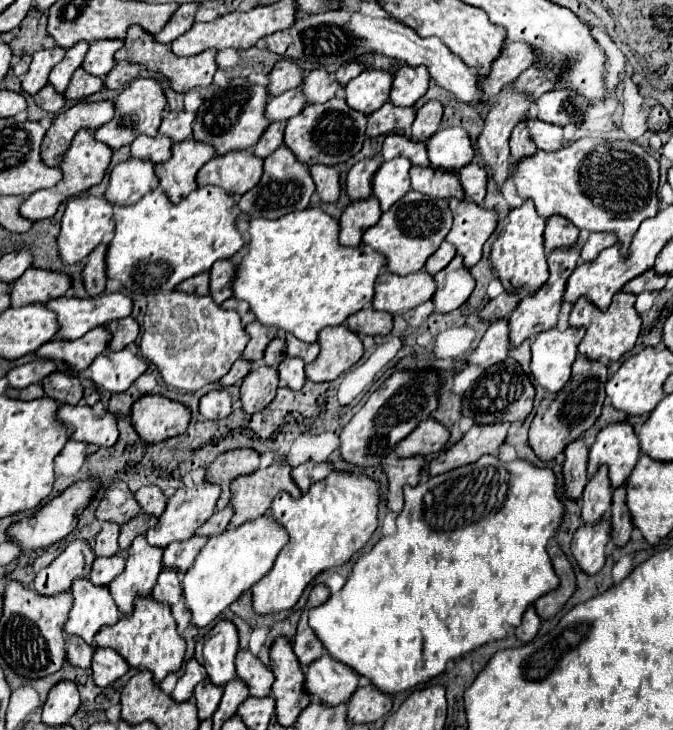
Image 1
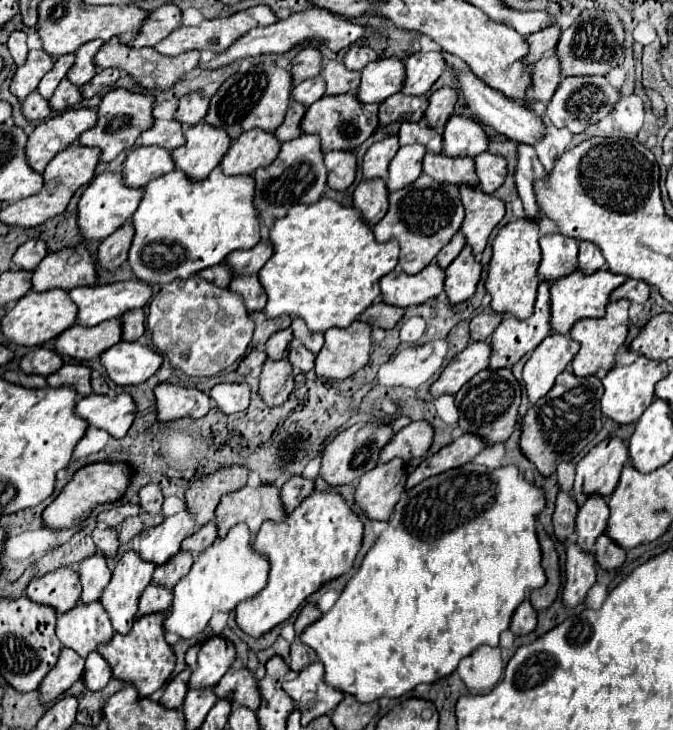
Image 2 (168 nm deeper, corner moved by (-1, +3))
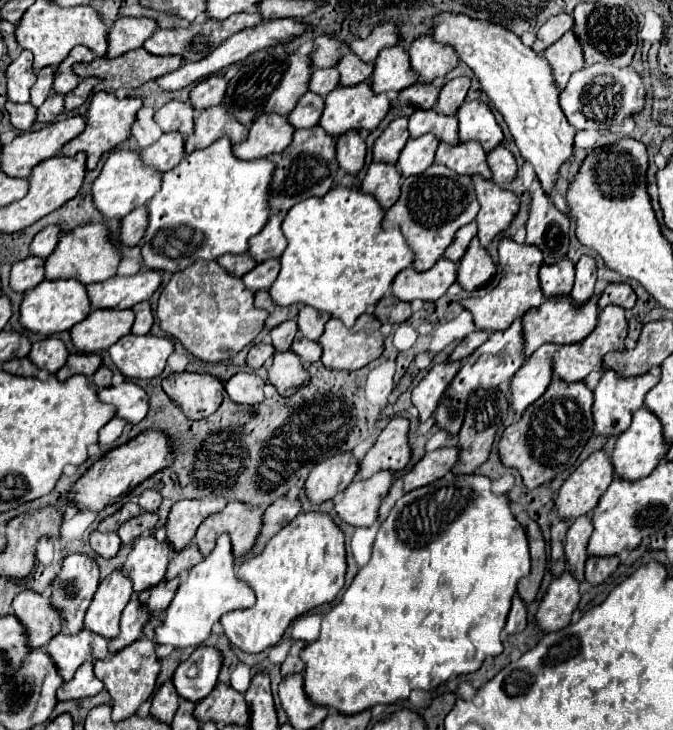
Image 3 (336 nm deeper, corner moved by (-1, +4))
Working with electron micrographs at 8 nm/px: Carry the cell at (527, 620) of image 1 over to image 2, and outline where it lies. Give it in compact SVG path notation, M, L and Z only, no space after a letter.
M526 599L514 613L512 617L512 625L510 625L510 631L514 635L528 635L536 629L536 623L538 623L538 615L534 611L534 607L530 605L530 601Z

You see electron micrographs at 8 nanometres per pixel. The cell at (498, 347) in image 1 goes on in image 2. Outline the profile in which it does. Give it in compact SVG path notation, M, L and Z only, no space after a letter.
M472 341L468 347L458 353L442 371L438 381L430 387L432 397L438 397L442 393L458 393L458 389L476 373L486 369L490 365L490 341Z

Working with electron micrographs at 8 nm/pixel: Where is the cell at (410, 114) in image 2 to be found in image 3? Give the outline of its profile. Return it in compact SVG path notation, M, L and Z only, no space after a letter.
M438 80L438 82L416 82L410 88L402 90L398 94L398 100L408 102L408 104L420 108L420 110L428 110L438 100L438 94L440 94L442 86L444 86L442 80Z

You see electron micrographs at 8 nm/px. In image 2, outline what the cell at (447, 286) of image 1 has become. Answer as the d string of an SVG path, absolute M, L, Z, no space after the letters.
M466 245L462 249L462 253L446 269L444 291L448 295L448 301L462 303L462 301L470 299L480 281L480 273L482 273L482 267L480 267L478 259L472 255L470 245Z

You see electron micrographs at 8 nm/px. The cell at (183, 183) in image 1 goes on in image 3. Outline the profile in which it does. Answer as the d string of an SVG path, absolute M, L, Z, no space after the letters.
M222 104L210 106L198 112L194 132L186 140L186 152L190 154L194 150L208 148L222 136L230 136L232 144L238 144L246 138L246 126L234 120L234 116L230 116L230 112L226 112Z

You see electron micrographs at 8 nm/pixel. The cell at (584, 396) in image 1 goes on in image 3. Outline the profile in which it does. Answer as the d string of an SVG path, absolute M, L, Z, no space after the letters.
M554 378L540 400L530 404L524 410L522 418L502 432L502 438L498 442L500 462L508 468L518 470L524 486L530 490L554 480L556 474L574 466L584 444L592 436L594 420L590 408L592 390L588 390L584 382L568 384L560 378Z

